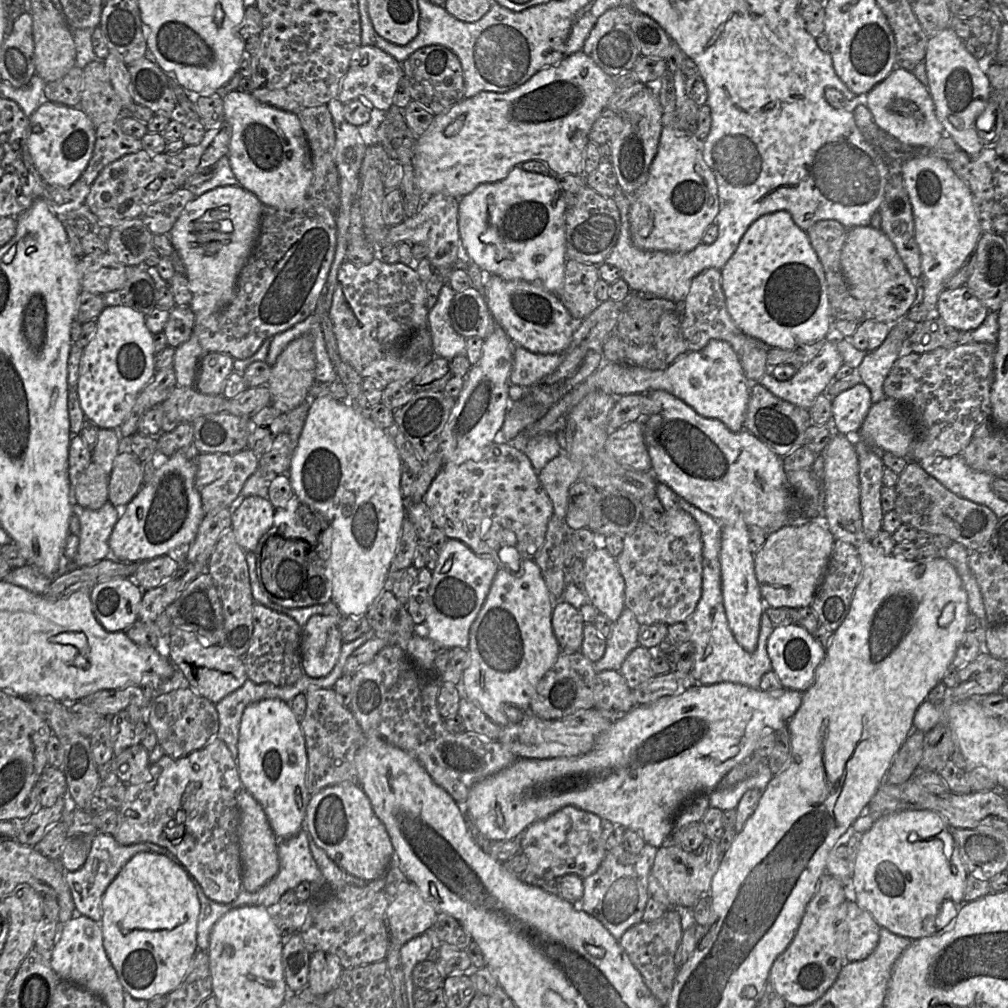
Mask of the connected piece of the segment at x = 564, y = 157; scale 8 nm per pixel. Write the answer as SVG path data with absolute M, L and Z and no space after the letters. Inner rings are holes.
M579 51L539 71L515 90L505 93L483 91L462 99L447 112L435 115L426 132L416 138L415 169L422 205L429 197L440 193L460 200L480 184L505 179L512 168L528 161L545 162L554 175L584 176L585 149L590 141L590 130L615 92L614 77Z

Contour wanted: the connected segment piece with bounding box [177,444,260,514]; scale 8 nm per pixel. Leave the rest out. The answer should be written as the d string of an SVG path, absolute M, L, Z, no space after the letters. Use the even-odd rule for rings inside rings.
M191 444L177 452L183 452L185 456L193 460L196 465L195 487L200 493L202 507L207 514L217 507L229 507L240 495L246 480L258 469L260 455L251 448L246 448L235 454L225 453L199 453Z

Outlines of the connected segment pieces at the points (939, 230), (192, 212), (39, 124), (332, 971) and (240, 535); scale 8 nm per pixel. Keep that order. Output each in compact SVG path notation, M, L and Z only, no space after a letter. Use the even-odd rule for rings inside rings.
M917 157L894 163L892 167L900 172L912 206L915 239L921 254L923 304L935 312L945 282L970 258L983 233L975 200L967 184L944 159Z
M221 186L194 194L177 217L168 236L184 264L195 316L215 313L235 297L239 272L259 235L261 210L259 199L242 186Z
M46 101L28 119L27 148L31 160L49 185L68 188L83 173L91 158L96 127L80 108Z
M317 951L310 955L308 987L315 995L334 990L340 980L343 967L335 954Z
M249 496L232 513L231 528L245 552L254 551L259 539L271 528L275 510L268 498Z

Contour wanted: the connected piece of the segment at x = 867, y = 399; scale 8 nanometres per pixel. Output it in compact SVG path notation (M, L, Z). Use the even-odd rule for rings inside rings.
M860 382L831 399L834 431L847 437L855 436L872 405L870 390Z

